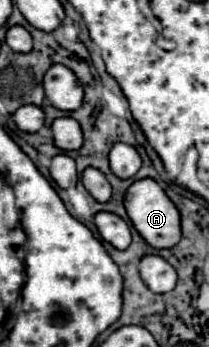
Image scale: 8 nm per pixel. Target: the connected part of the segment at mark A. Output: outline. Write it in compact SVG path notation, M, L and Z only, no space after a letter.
M153 178L137 180L127 188L125 210L127 210L127 216L129 216L131 224L135 226L135 230L153 248L171 248L179 242L179 238L181 238L181 214L179 214L177 206L171 202L171 198L165 194L165 190Z

